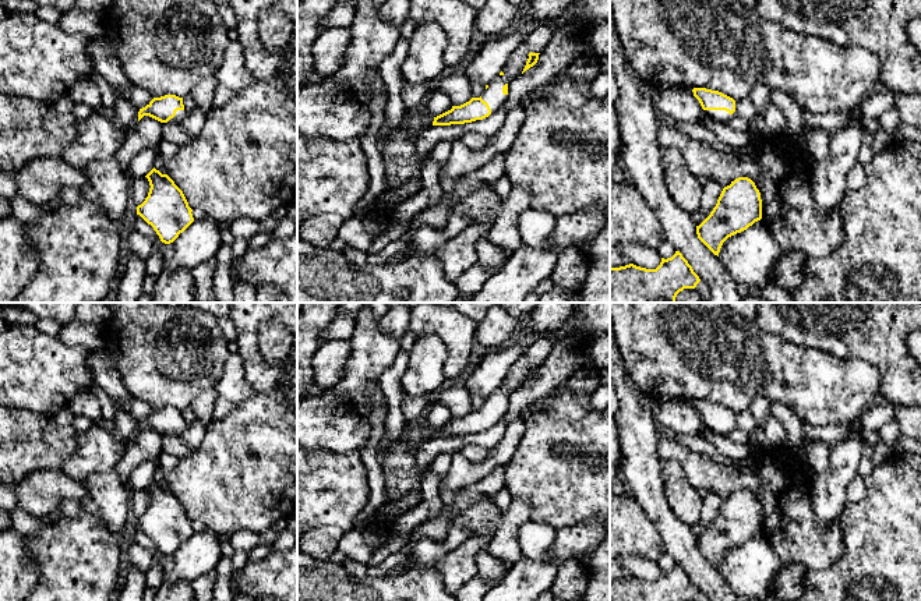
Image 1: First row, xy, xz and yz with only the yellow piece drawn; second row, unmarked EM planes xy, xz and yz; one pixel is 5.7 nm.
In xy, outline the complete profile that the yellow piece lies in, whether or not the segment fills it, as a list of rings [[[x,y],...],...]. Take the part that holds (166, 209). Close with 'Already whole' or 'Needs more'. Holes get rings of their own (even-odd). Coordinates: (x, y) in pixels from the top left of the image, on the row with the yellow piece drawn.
[[[154,167],[145,177],[151,188],[137,215],[154,227],[162,243],[170,244],[194,222],[193,209],[167,174]]]. Already whole

